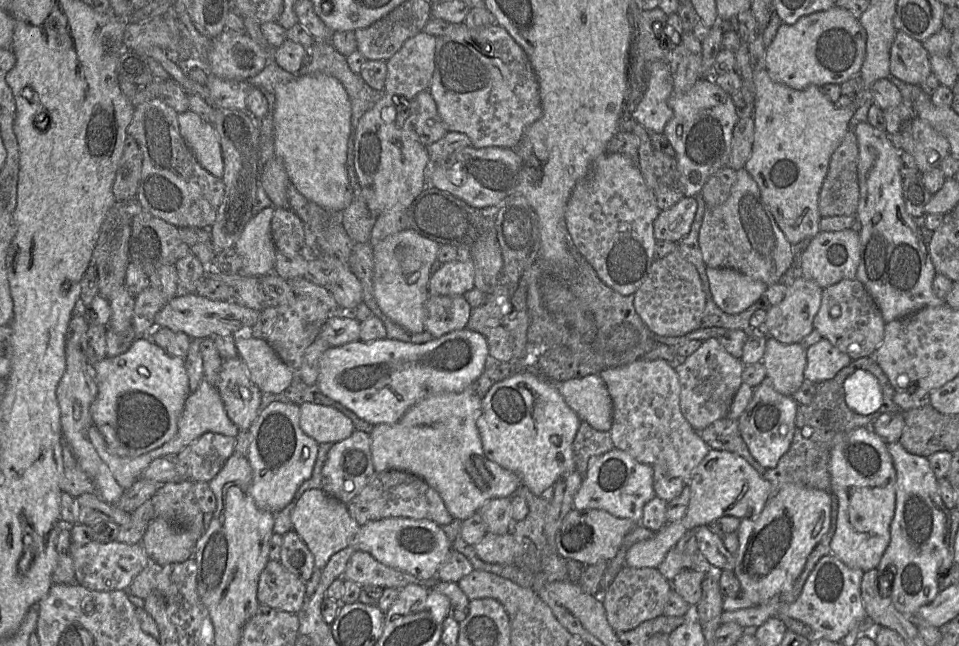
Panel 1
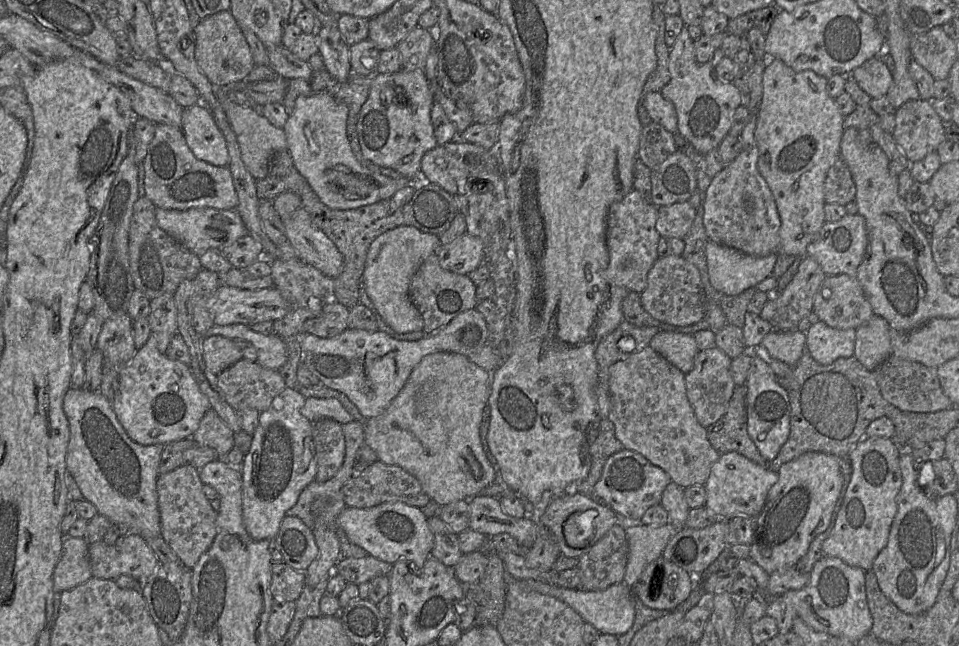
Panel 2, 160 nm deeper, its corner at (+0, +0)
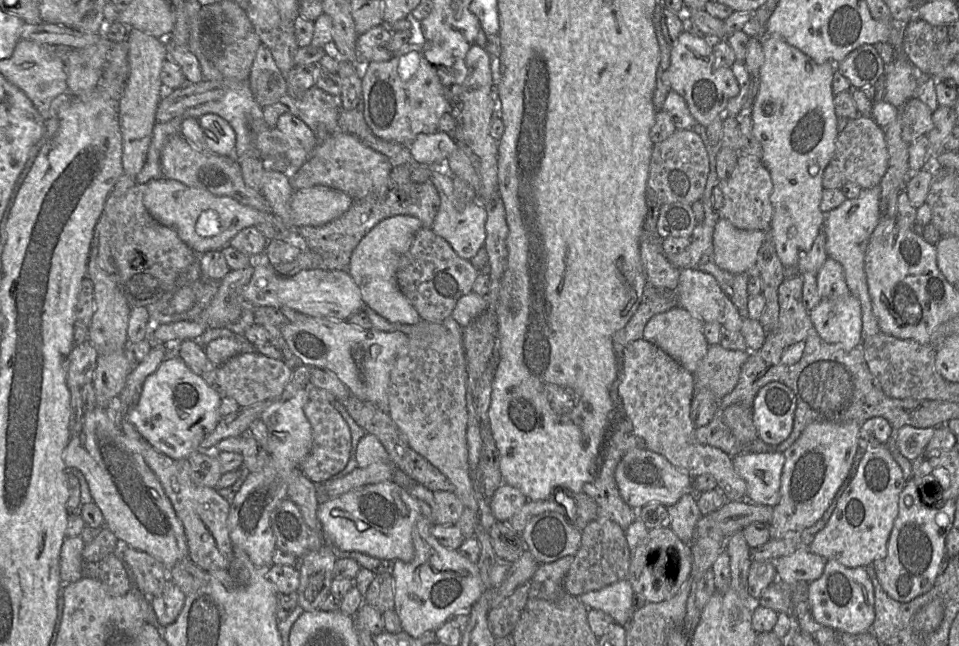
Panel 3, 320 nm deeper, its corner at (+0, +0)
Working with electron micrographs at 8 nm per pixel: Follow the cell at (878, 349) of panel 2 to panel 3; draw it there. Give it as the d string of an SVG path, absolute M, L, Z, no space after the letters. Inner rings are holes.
M880 186L862 189L859 196L846 199L840 206L826 214L823 229L826 235L825 248L827 256L838 261L845 274L850 293L860 302L862 314L862 339L875 335L880 331L873 311L873 303L869 295L866 273L865 255L872 232L880 220Z

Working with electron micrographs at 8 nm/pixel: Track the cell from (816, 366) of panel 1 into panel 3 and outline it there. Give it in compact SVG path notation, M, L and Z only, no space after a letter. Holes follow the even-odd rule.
M852 294L836 300L821 300L810 311L811 321L827 343L845 349L861 346L862 314L859 300Z

